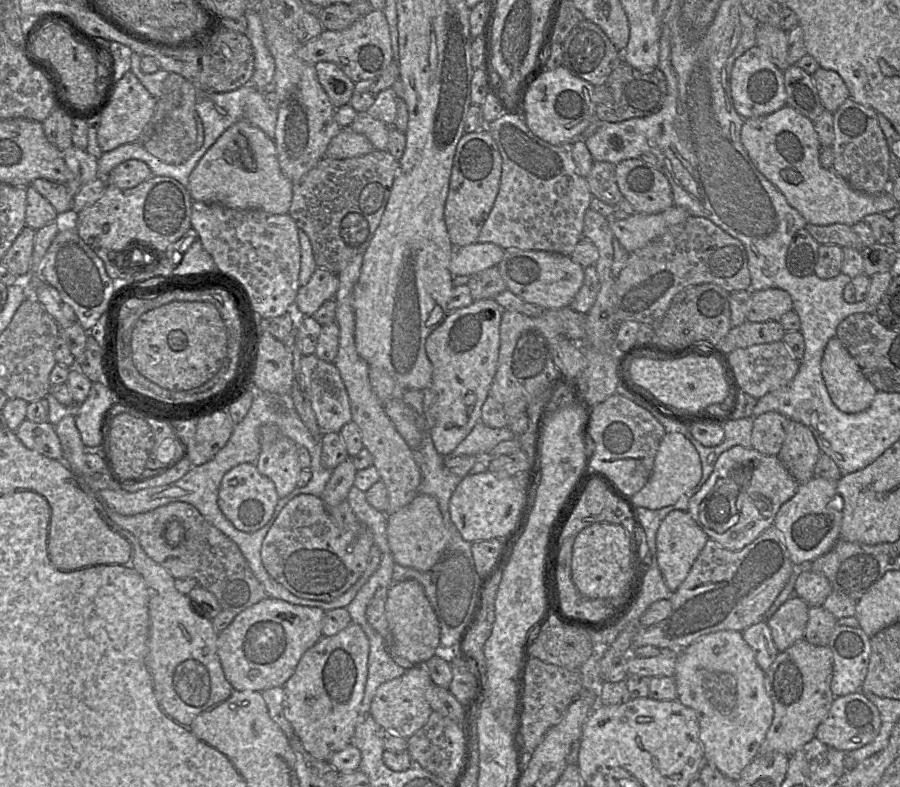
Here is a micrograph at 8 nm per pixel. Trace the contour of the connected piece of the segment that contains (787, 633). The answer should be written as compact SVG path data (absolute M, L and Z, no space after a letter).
M792 595L767 619L772 640L779 652L804 639L809 607L803 599Z

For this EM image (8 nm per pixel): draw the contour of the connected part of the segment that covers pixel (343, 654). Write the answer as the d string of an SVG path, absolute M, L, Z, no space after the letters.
M351 622L333 636L322 636L314 646L308 649L301 657L294 674L283 686L285 716L303 748L318 760L329 761L333 753L351 744L365 692L369 651L369 639L364 630L358 624Z

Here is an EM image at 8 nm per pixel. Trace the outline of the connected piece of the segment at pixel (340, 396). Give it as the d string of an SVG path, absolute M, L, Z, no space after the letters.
M315 354L302 356L300 372L303 375L303 388L306 392L319 429L323 433L337 432L352 421L350 403L340 373L333 363L320 360Z

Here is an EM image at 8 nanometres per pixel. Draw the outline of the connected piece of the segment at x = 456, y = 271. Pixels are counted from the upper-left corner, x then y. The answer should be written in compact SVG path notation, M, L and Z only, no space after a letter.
M475 242L454 248L449 271L455 276L471 276L497 266L504 257L504 250L494 243Z

